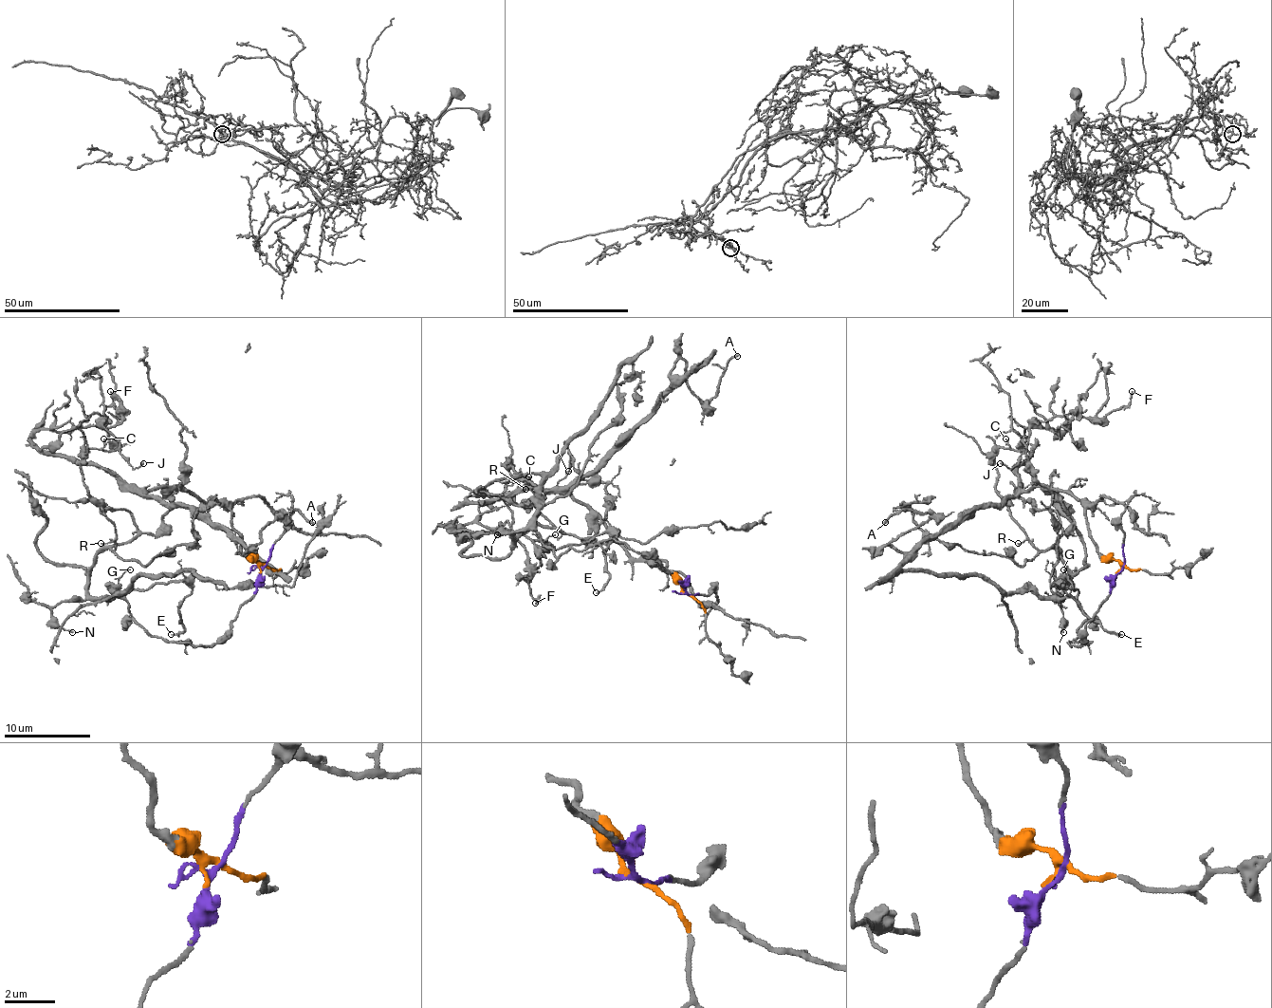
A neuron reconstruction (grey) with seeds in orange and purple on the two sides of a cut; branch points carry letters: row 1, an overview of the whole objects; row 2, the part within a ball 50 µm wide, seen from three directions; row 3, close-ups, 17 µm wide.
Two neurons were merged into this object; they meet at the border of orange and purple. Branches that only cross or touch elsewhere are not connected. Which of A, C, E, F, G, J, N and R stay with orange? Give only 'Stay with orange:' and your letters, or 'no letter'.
Stay with orange: A, F

